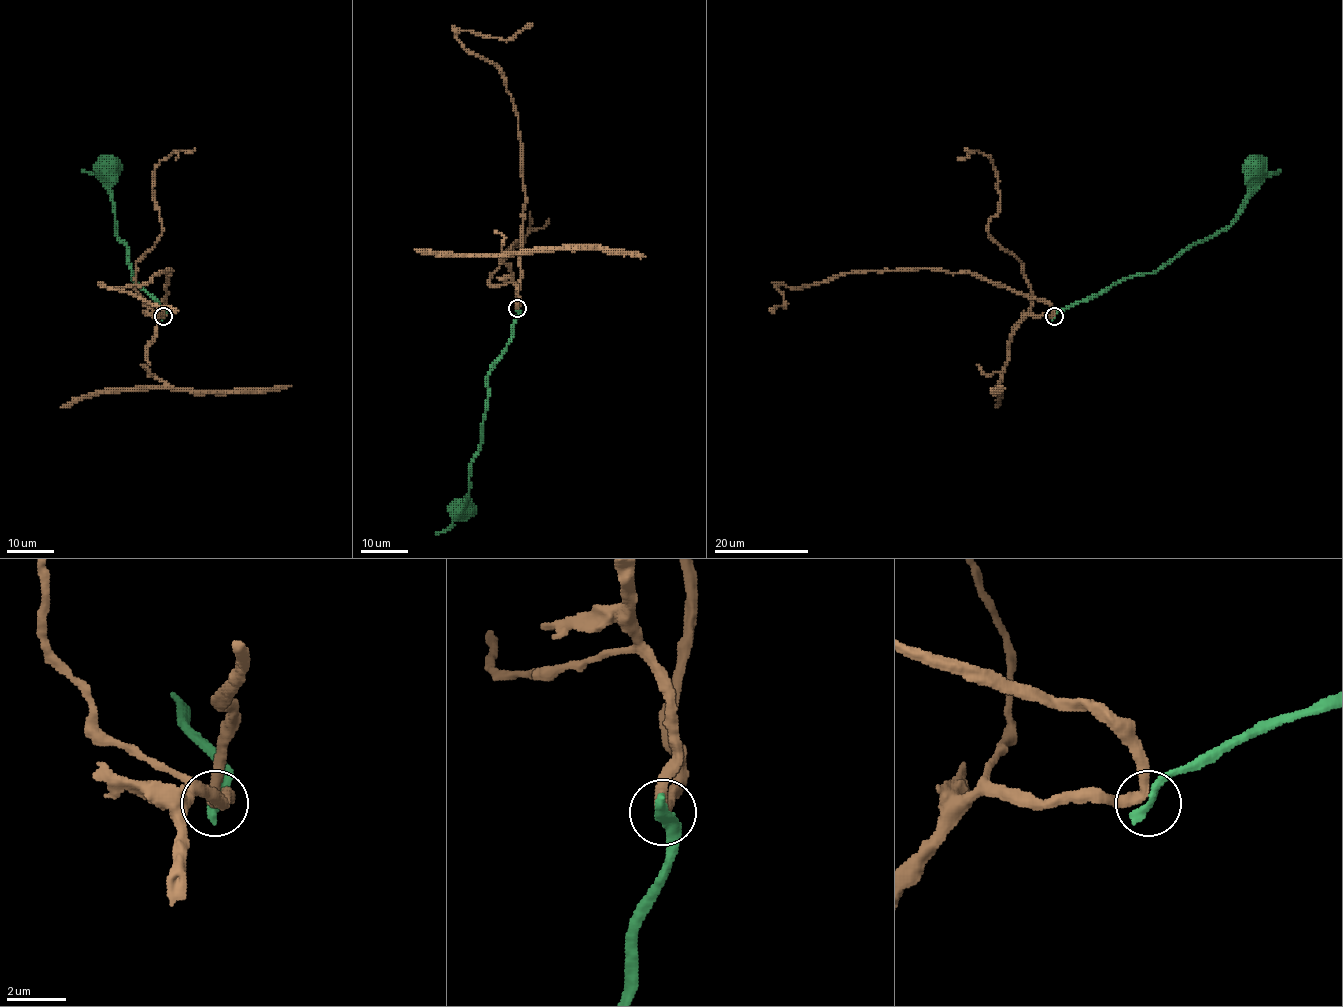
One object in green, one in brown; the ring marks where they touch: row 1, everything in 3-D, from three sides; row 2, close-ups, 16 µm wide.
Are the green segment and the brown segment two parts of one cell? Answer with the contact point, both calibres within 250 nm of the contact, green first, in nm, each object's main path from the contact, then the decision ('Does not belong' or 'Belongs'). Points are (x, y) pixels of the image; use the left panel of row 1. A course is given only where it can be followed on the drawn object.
Place: (163, 316). Thickness 420 nm (green) against 340 nm. Course of green: (162, 316), (163, 310), (156, 301), (134, 281), (127, 246), (115, 235), (115, 211), (108, 170). Course of brown: (162, 316), (170, 270), (163, 270), (139, 285), (109, 289), (102, 283), (179, 311). Does not belong

